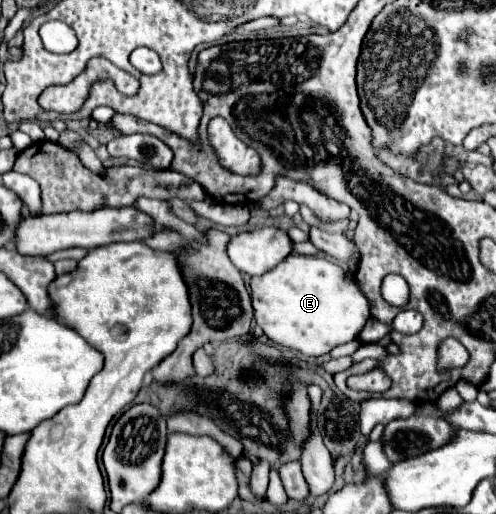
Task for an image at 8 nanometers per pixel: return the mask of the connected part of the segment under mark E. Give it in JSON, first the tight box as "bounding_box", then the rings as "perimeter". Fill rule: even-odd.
{"bounding_box":[250,254,370,356],"perimeter":[[[290,254],[274,270],[254,276],[250,290],[254,318],[264,334],[274,344],[298,350],[304,356],[322,356],[334,346],[358,338],[370,318],[368,300],[350,280],[350,274],[338,264],[316,256]]]}

